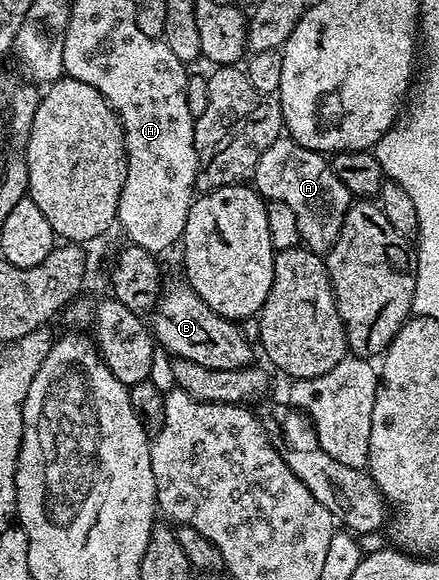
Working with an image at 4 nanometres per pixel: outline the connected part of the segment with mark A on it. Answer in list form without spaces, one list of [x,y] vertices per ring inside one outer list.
[[[283,134],[259,158],[251,177],[252,187],[266,201],[287,202],[295,210],[297,224],[301,228],[300,243],[318,254],[328,254],[339,238],[339,230],[351,203],[351,194],[334,174],[330,161],[320,152],[299,146]]]

